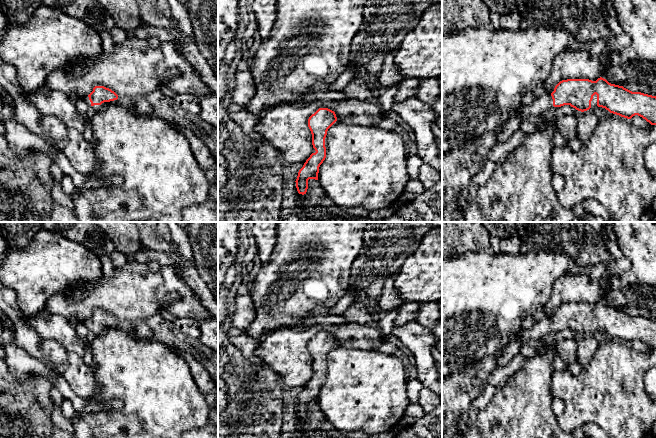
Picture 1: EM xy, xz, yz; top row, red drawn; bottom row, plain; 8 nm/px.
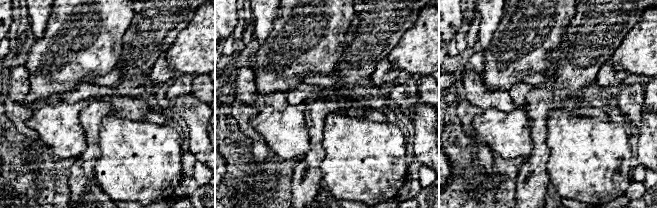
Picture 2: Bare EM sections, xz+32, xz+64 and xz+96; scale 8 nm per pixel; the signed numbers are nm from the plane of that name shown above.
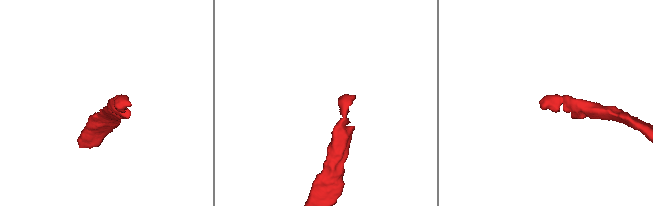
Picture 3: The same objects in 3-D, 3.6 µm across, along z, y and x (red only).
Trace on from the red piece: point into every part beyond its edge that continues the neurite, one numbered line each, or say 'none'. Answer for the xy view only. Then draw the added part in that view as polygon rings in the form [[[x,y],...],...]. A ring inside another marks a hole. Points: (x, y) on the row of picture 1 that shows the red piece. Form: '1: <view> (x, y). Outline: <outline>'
1: xy (128, 103). Outline: [[[118,97],[117,100],[110,101],[110,102],[104,102],[101,105],[94,105],[92,107],[96,111],[98,111],[102,106],[104,106],[104,105],[106,105],[108,103],[118,103],[118,104],[122,105],[123,107],[127,108],[128,110],[135,111],[134,100],[126,98],[126,97]]]

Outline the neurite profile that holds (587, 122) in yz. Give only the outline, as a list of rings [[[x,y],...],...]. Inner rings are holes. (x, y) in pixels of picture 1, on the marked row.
[[[584,111],[577,117],[577,138],[582,143],[587,143],[592,133],[597,127],[599,119],[594,111]]]

